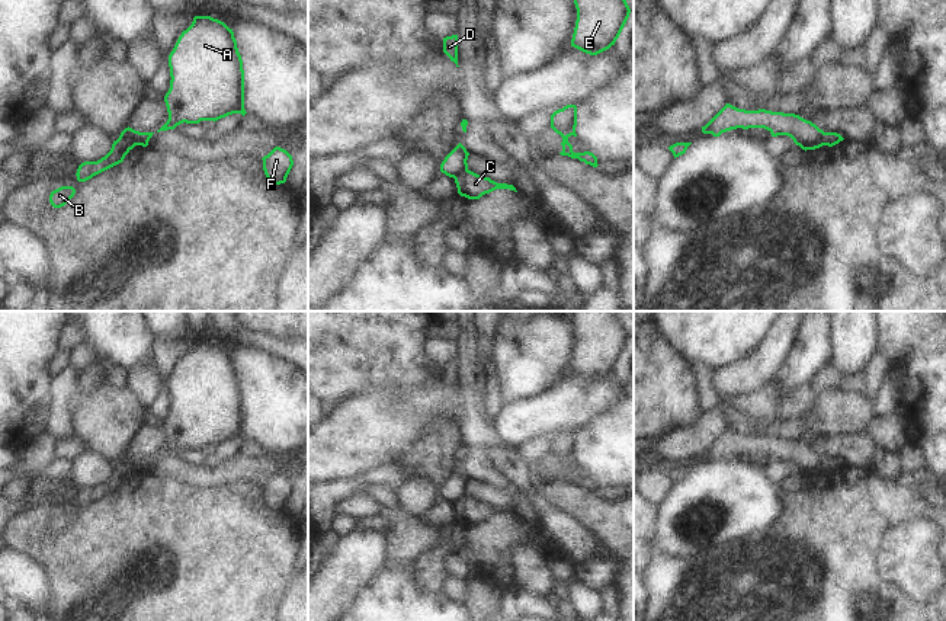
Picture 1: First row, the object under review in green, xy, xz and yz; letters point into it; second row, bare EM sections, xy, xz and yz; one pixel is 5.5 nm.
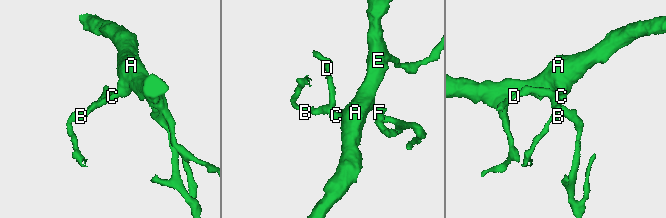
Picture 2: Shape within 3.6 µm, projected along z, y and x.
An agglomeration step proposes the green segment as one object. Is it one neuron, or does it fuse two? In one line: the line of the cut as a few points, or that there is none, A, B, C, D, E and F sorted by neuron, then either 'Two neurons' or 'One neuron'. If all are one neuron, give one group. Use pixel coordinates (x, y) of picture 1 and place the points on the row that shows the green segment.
Split along xy (137, 131), (134, 134), (134, 144). Groups: A C E F / B D. Two neurons

